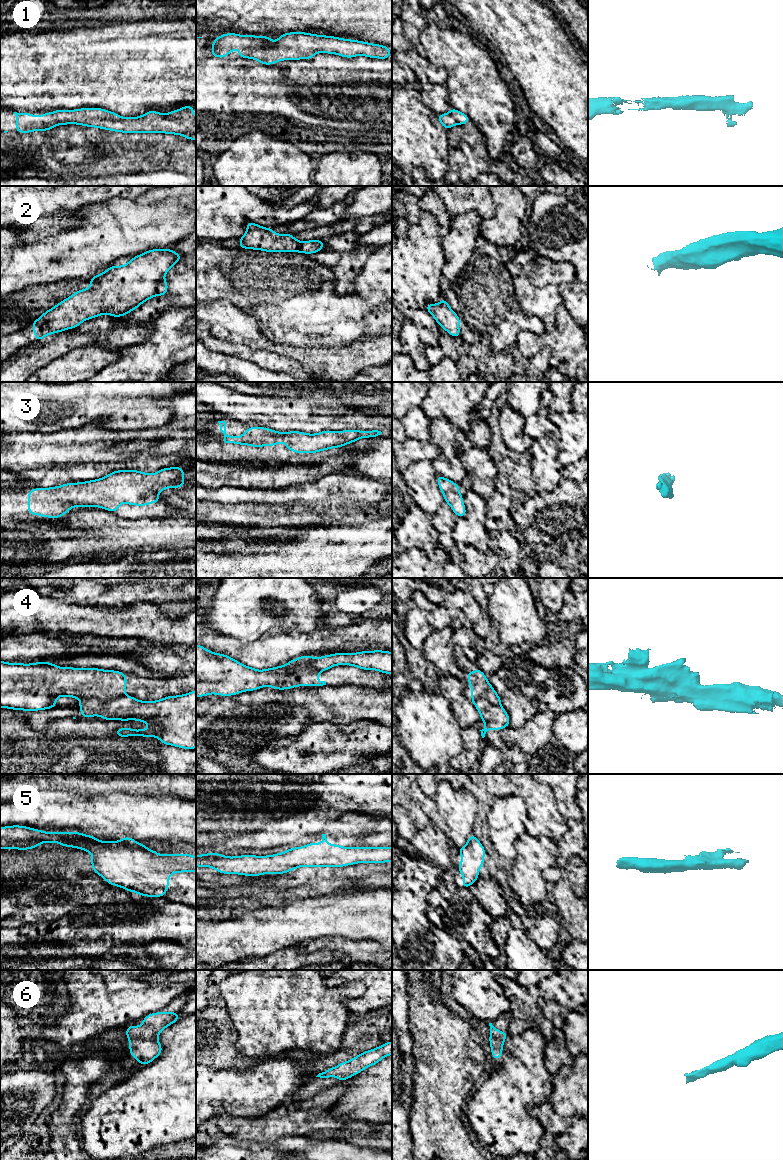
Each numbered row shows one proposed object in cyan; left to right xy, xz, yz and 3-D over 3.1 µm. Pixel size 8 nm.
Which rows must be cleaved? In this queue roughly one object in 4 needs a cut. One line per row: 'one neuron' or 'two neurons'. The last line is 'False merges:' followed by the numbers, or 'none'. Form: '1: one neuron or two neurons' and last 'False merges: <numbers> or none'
1: one neuron
2: one neuron
3: one neuron
4: two neurons
5: one neuron
6: one neuron
False merges: 4

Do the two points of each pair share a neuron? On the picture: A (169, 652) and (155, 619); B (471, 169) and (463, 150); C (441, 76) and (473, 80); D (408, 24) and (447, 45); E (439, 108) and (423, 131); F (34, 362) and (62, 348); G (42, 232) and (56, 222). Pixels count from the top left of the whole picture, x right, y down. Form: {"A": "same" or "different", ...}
{"A": "different", "B": "same", "C": "different", "D": "different", "E": "different", "F": "same", "G": "same"}

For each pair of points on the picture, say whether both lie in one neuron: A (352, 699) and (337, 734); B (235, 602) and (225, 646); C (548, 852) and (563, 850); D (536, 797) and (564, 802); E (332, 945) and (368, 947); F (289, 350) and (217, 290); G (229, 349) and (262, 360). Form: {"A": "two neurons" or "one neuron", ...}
{"A": "two neurons", "B": "two neurons", "C": "two neurons", "D": "two neurons", "E": "one neuron", "F": "two neurons", "G": "one neuron"}

